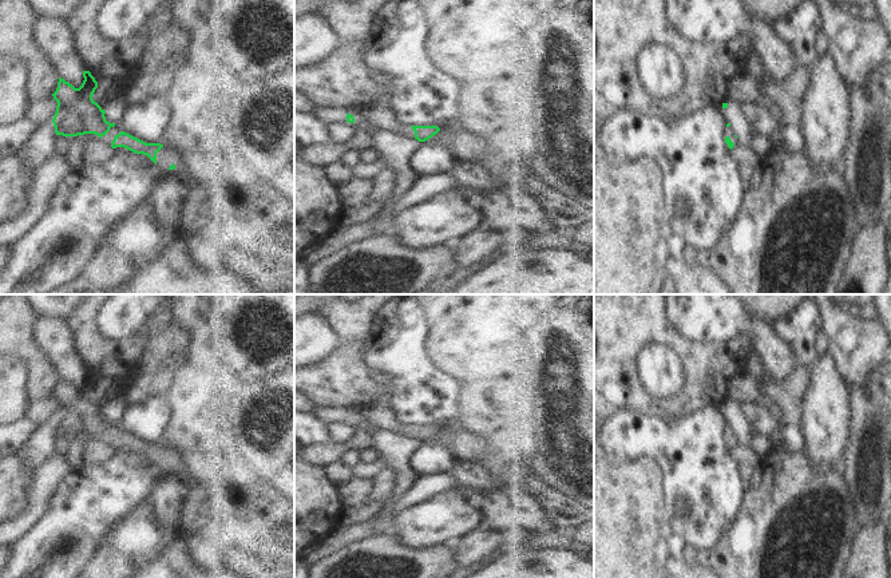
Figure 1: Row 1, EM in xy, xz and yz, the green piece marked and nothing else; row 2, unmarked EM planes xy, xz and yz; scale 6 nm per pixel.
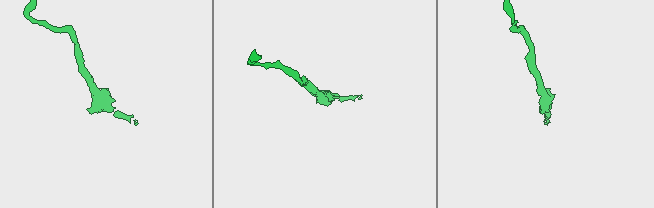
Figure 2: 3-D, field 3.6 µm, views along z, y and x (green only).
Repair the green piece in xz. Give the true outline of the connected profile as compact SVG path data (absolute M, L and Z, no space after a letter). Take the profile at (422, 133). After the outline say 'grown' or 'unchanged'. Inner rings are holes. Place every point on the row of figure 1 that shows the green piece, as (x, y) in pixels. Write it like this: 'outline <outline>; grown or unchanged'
outline M412 126L411 128L419 142L425 142L440 131L437 126Z; unchanged

